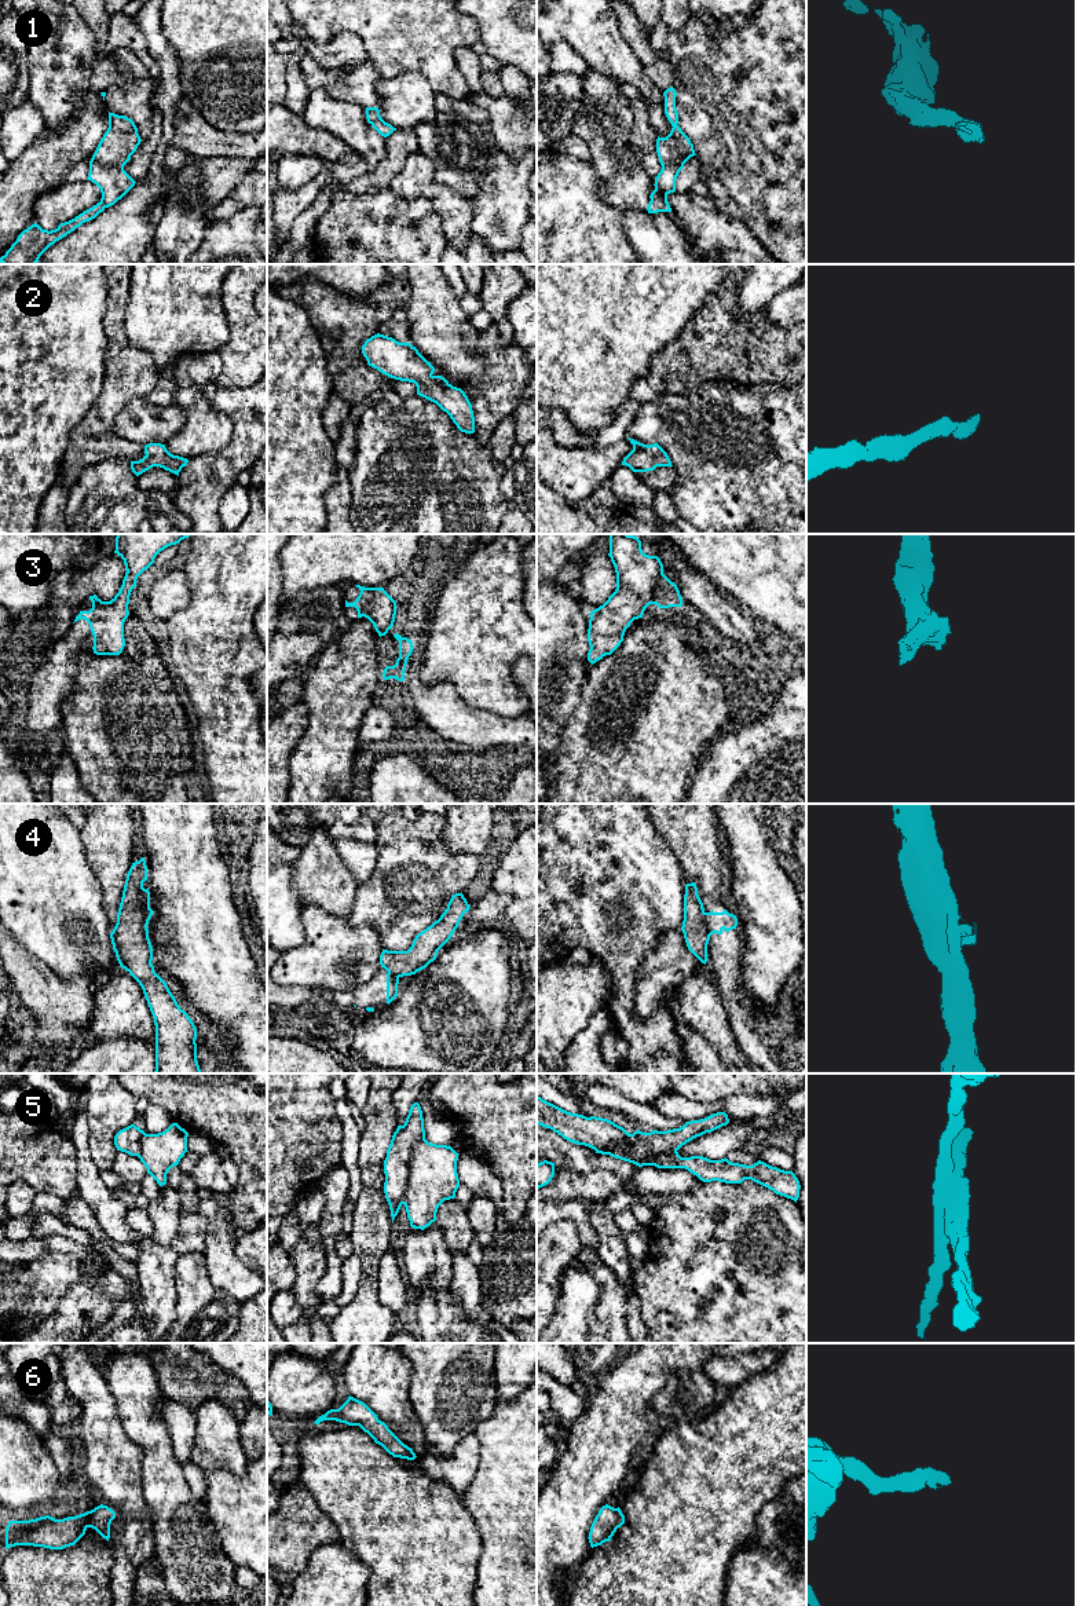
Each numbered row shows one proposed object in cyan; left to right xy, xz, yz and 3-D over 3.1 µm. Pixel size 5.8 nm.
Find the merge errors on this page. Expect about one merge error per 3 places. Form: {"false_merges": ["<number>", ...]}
{"false_merges": ["4", "5"]}

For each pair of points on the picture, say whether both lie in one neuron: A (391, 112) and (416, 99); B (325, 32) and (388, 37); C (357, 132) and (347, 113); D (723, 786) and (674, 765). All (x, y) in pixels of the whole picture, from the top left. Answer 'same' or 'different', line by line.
A: same
B: same
C: same
D: different

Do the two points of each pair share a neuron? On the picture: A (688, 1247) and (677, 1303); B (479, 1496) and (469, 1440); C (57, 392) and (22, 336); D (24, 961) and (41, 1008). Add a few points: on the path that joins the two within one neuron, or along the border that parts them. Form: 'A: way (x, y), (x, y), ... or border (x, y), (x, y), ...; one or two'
A: way (683, 1261), (681, 1290); one
B: border (479, 1440), (478, 1469), (472, 1481), (460, 1493); two
C: way (43, 379), (24, 359), (24, 350); one
D: way (25, 972), (41, 991), (41, 997); one

